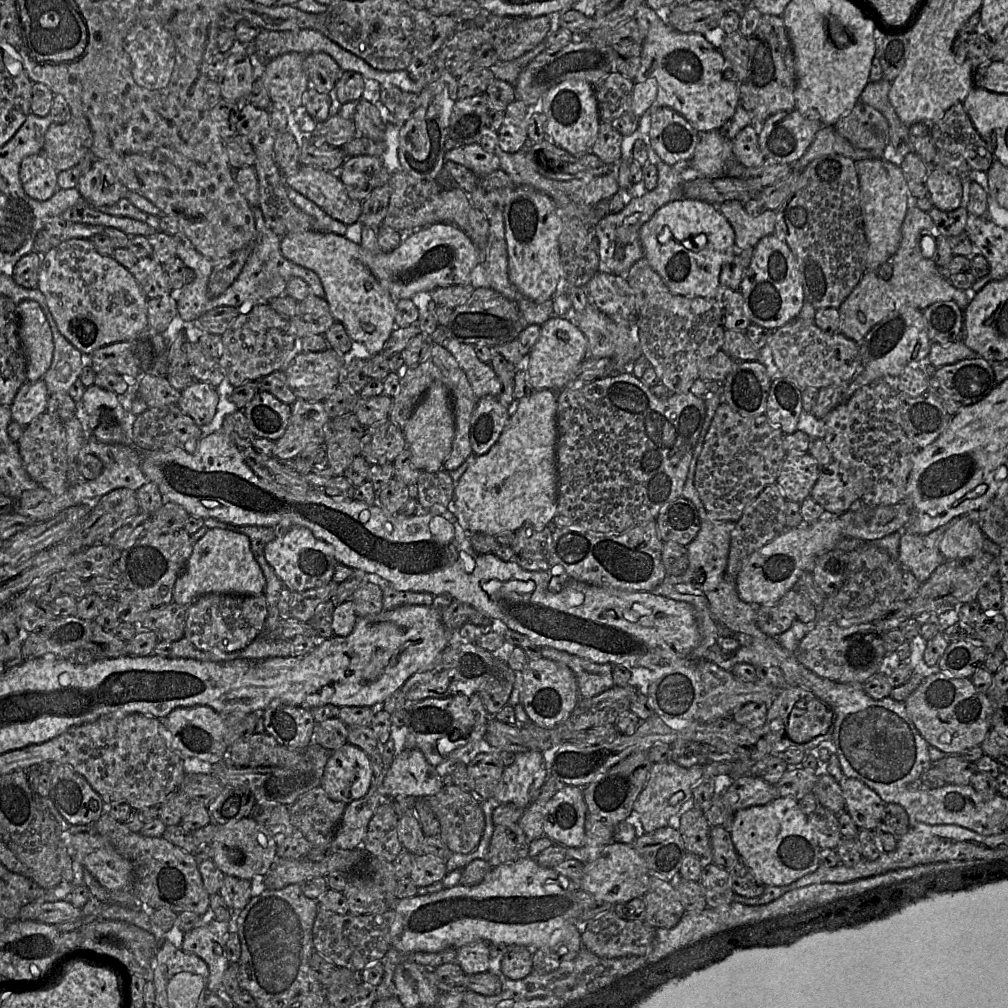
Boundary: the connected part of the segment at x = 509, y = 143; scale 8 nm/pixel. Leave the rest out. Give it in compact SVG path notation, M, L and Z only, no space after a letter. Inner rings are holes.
M515 99L506 107L503 122L497 132L498 146L501 150L515 153L525 145L531 112L532 107L528 107L519 99Z

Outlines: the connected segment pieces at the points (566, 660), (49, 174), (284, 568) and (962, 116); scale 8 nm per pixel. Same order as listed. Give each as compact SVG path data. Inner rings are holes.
M541 647L542 657L567 666L576 676L579 699L589 699L613 687L611 664L593 663L550 647Z
M43 153L26 156L20 164L20 181L25 193L38 201L49 199L58 189L58 171Z
M275 526L276 538L267 543L264 556L283 586L290 592L303 592L324 586L332 581L337 561L331 545L320 540L303 526Z
M956 103L951 106L936 123L927 125L926 123L916 122L909 126L909 131L911 136L930 134L938 151L961 155L971 170L987 172L995 160L989 146L972 124L963 107L963 103Z

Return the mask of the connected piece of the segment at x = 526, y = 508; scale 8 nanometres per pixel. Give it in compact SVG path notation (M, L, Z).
M535 390L517 401L516 411L498 441L491 449L477 456L467 468L454 489L453 507L459 524L468 533L484 533L491 536L506 531L518 531L533 527L542 531L553 520L557 511L557 392Z

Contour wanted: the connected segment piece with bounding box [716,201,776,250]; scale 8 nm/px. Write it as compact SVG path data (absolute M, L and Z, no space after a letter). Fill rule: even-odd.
M739 201L716 206L734 231L736 250L754 248L761 238L774 233L776 211L766 209L758 216L750 216Z

